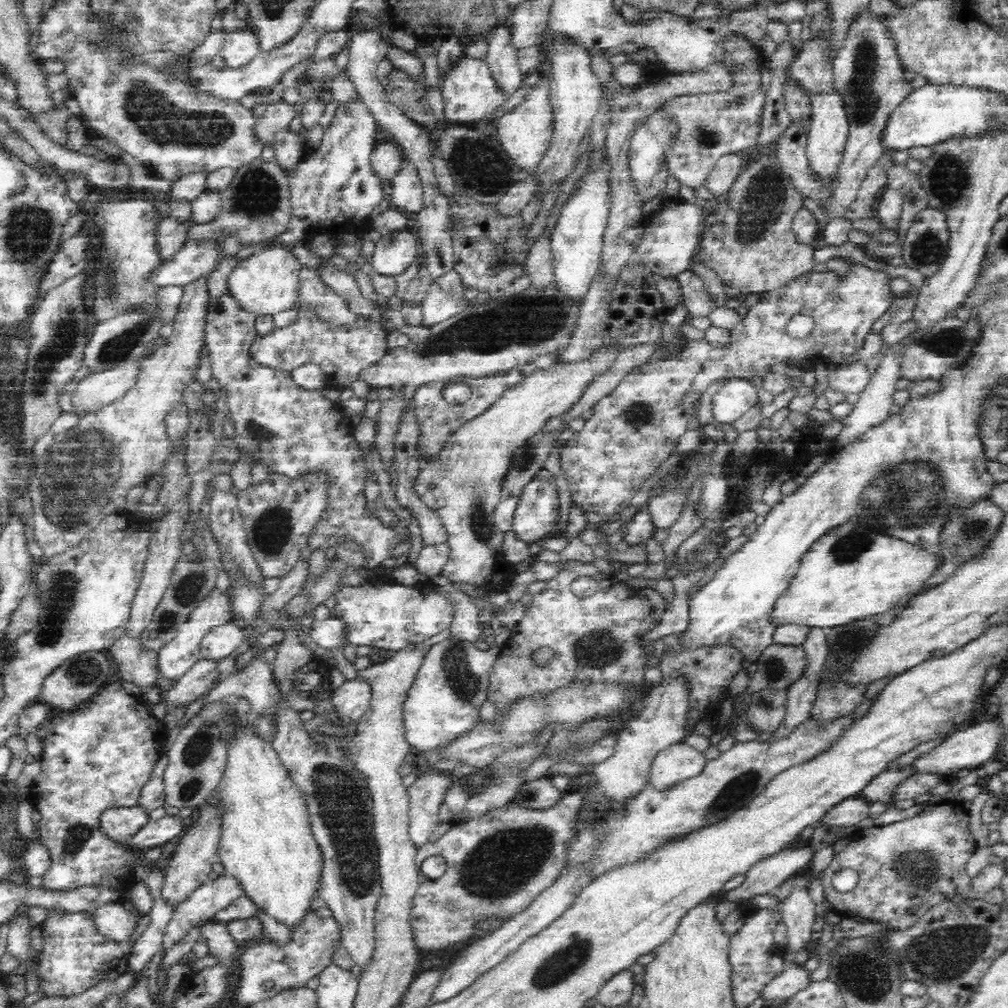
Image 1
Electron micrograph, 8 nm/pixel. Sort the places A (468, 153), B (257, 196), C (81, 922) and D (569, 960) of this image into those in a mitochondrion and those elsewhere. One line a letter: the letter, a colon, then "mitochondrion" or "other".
A: mitochondrion
B: mitochondrion
C: other
D: mitochondrion

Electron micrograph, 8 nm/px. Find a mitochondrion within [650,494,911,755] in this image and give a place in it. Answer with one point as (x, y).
(849, 548)

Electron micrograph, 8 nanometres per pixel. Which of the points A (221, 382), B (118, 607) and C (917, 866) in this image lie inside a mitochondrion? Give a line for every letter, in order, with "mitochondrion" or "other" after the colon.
A: other
B: other
C: mitochondrion

